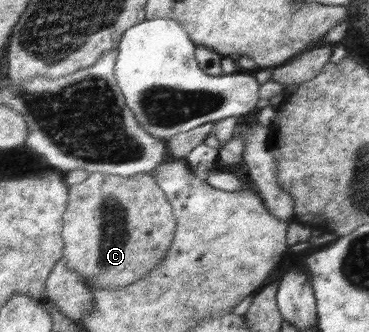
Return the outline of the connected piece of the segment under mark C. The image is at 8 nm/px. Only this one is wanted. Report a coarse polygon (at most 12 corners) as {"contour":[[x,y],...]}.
{"contour":[[151,173],[71,186],[63,255],[85,284],[130,285],[175,234]]}

